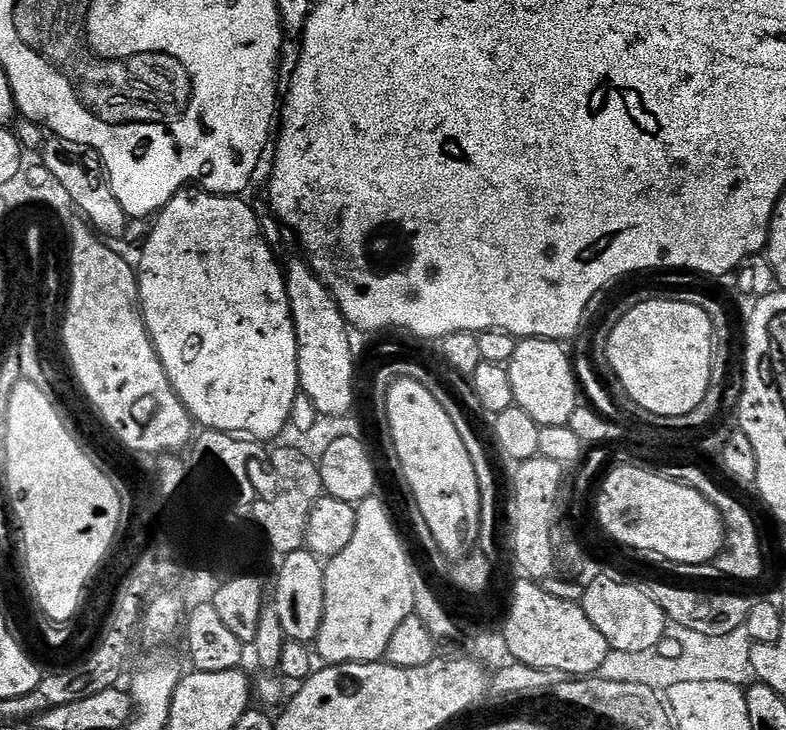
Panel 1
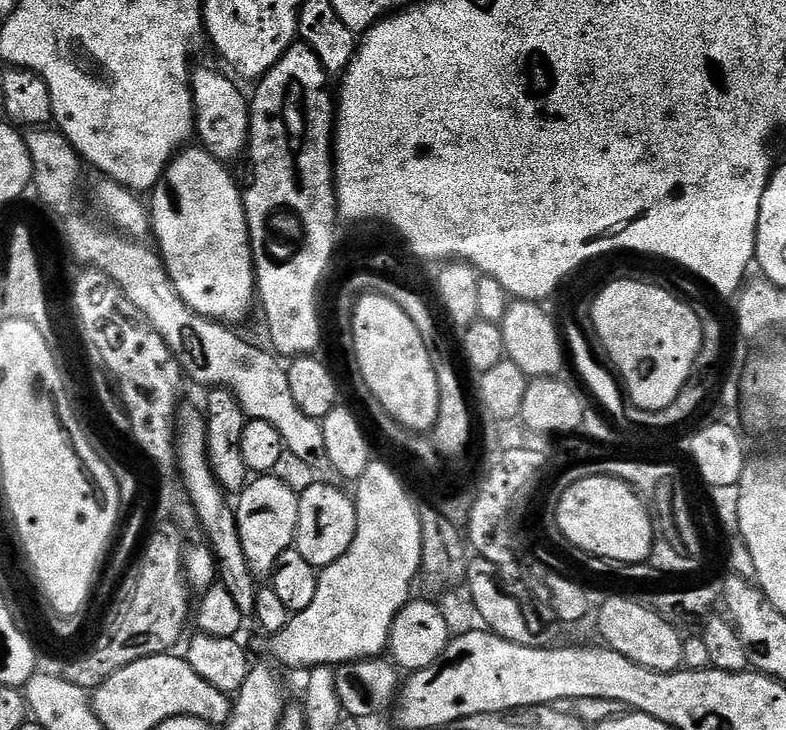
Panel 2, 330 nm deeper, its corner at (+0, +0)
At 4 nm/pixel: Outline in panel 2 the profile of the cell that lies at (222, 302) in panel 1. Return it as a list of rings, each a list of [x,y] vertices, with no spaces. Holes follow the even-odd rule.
[[[188,146],[166,169],[172,191],[172,216],[153,215],[150,228],[160,243],[158,255],[177,294],[200,316],[236,326],[258,300],[254,245],[244,209],[245,193],[224,169],[225,161],[207,147]]]

